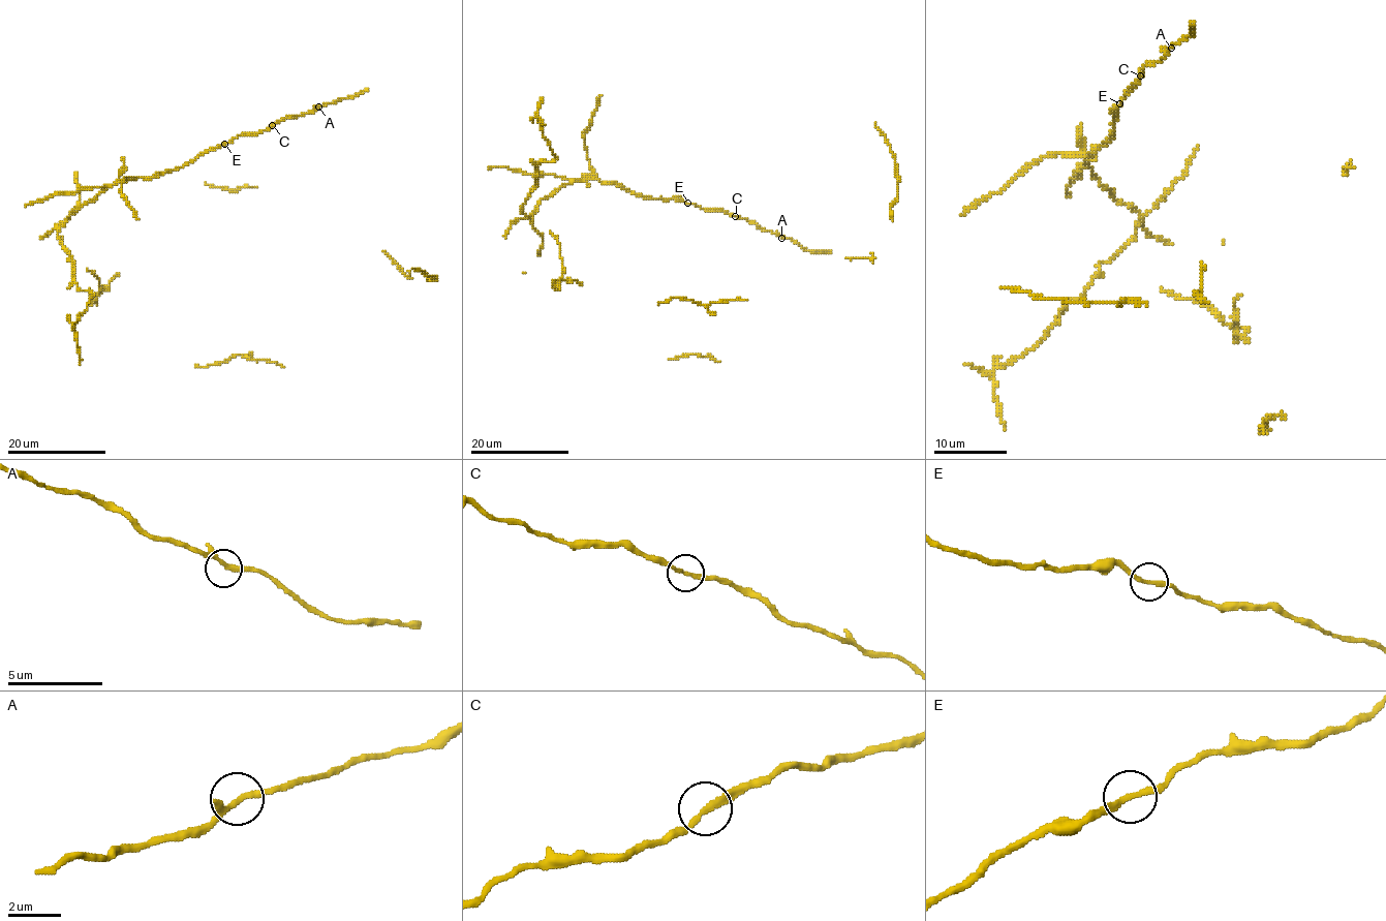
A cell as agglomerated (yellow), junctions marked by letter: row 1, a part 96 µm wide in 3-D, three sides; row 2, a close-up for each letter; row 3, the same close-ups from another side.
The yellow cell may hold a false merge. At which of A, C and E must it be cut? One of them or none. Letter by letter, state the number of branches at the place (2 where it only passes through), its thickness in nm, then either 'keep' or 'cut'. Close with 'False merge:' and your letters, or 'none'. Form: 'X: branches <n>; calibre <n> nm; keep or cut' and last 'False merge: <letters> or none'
A: branches 3; calibre 190 nm; keep
C: branches 2; calibre 220 nm; keep
E: branches 2; calibre 240 nm; cut
False merge: E

